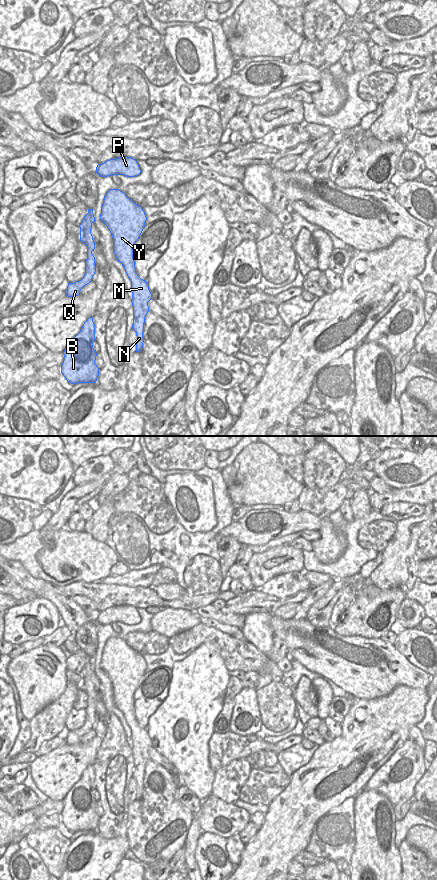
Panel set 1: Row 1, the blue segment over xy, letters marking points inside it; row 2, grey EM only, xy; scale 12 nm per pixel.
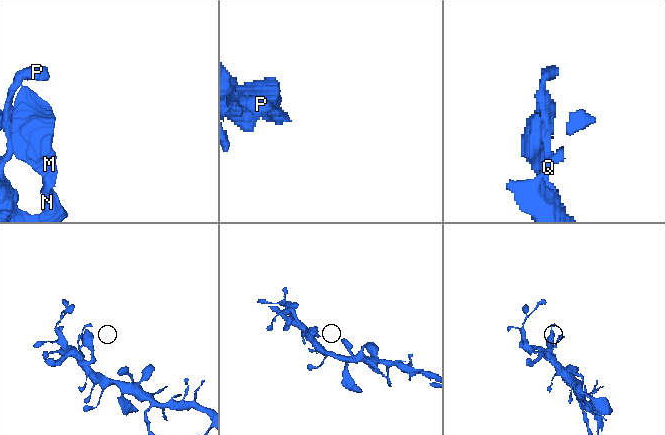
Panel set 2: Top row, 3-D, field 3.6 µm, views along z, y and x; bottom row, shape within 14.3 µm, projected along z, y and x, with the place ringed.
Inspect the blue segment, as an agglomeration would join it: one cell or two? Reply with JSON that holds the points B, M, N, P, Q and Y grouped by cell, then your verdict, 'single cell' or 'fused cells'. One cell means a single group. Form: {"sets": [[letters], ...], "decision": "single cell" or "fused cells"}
{"sets": [["B", "M", "N", "P", "Q", "Y"]], "decision": "single cell"}

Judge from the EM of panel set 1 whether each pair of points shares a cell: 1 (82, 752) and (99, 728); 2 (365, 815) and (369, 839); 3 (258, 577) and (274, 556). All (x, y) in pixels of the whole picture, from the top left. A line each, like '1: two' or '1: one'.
1: two
2: one
3: one

